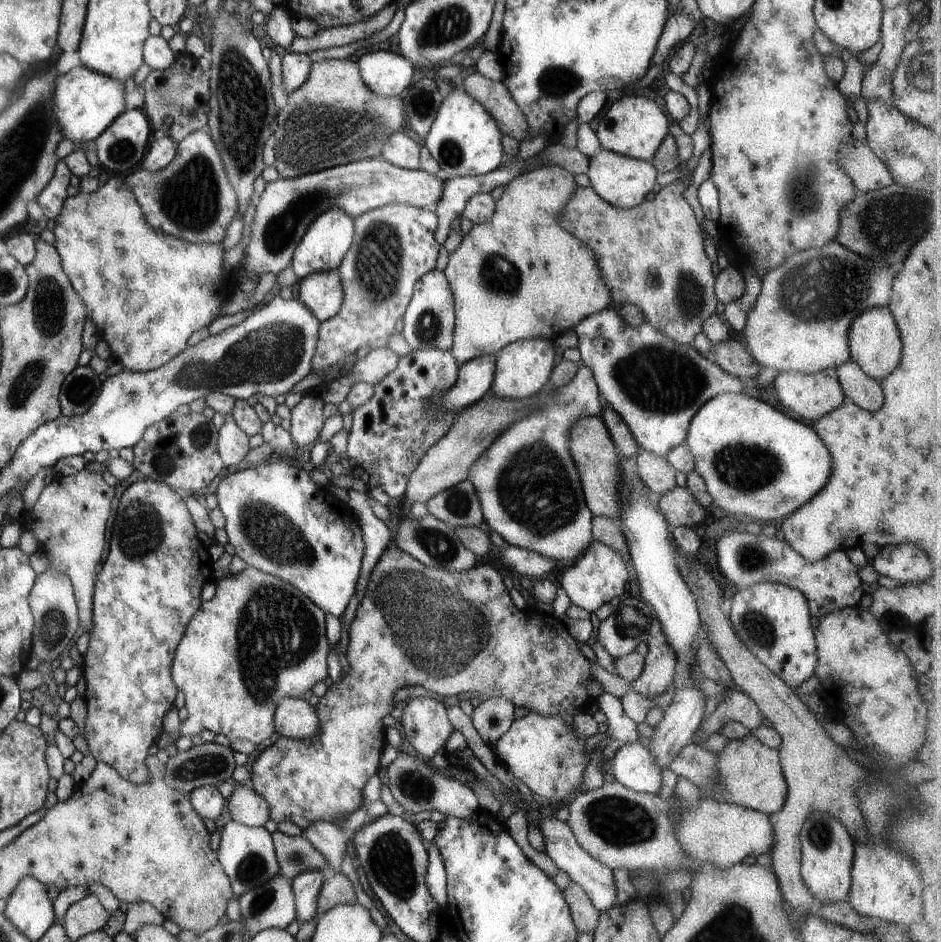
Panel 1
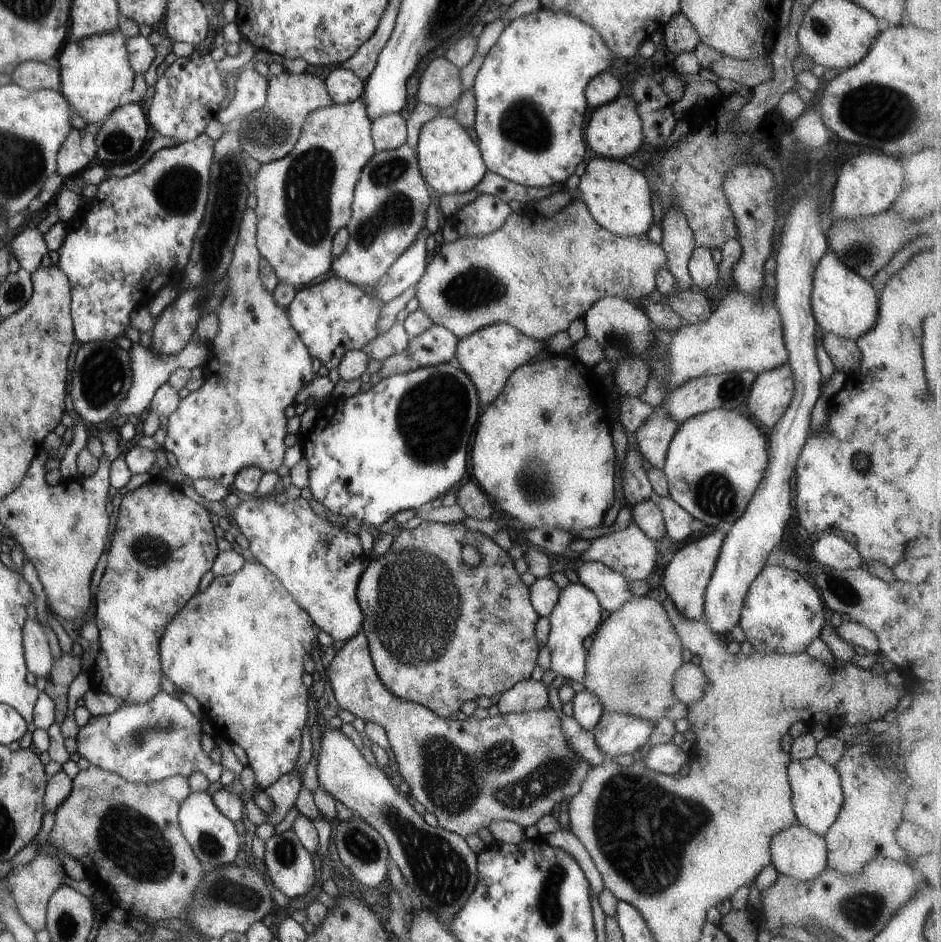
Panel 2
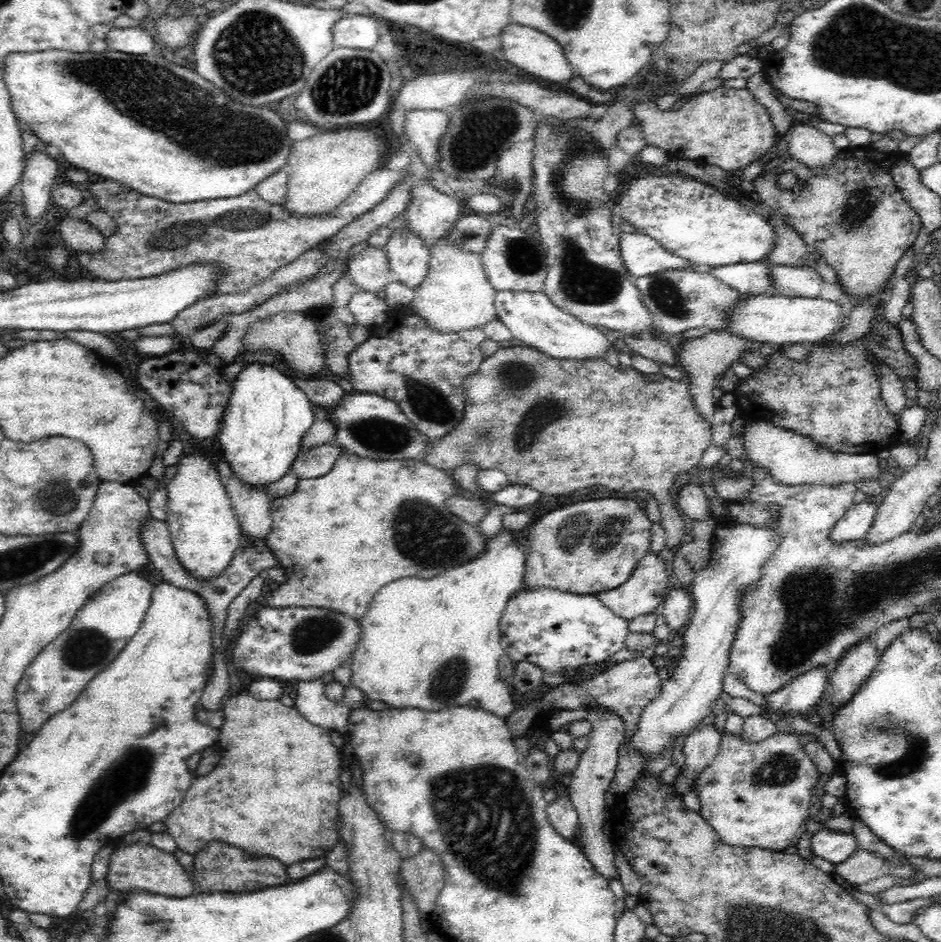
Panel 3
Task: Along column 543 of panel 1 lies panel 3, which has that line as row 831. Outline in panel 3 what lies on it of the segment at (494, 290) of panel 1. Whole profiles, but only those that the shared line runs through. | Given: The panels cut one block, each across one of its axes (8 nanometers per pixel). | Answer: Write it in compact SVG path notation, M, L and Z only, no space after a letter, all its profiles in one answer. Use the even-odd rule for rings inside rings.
M249 695L231 697L223 704L221 713L224 722L220 728L220 736L217 739L221 758L208 774L194 775L191 778L190 786L185 790L182 802L161 820L162 824L166 826L165 833L175 840L180 849L192 856L210 840L226 841L230 845L244 849L250 855L272 855L286 866L304 859L326 856L340 838L336 822L338 821L338 802L342 798L339 774L343 765L342 753L330 742L327 729L308 722L294 707L286 707L280 703L280 700L260 701Z

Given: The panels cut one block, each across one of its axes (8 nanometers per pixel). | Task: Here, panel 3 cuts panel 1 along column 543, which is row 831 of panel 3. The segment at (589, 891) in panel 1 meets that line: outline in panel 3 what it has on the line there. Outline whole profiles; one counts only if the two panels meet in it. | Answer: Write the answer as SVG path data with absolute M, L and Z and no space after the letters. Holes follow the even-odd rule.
M824 827L813 834L811 842L812 853L822 856L832 864L844 862L858 850L858 840L853 832L840 832Z

